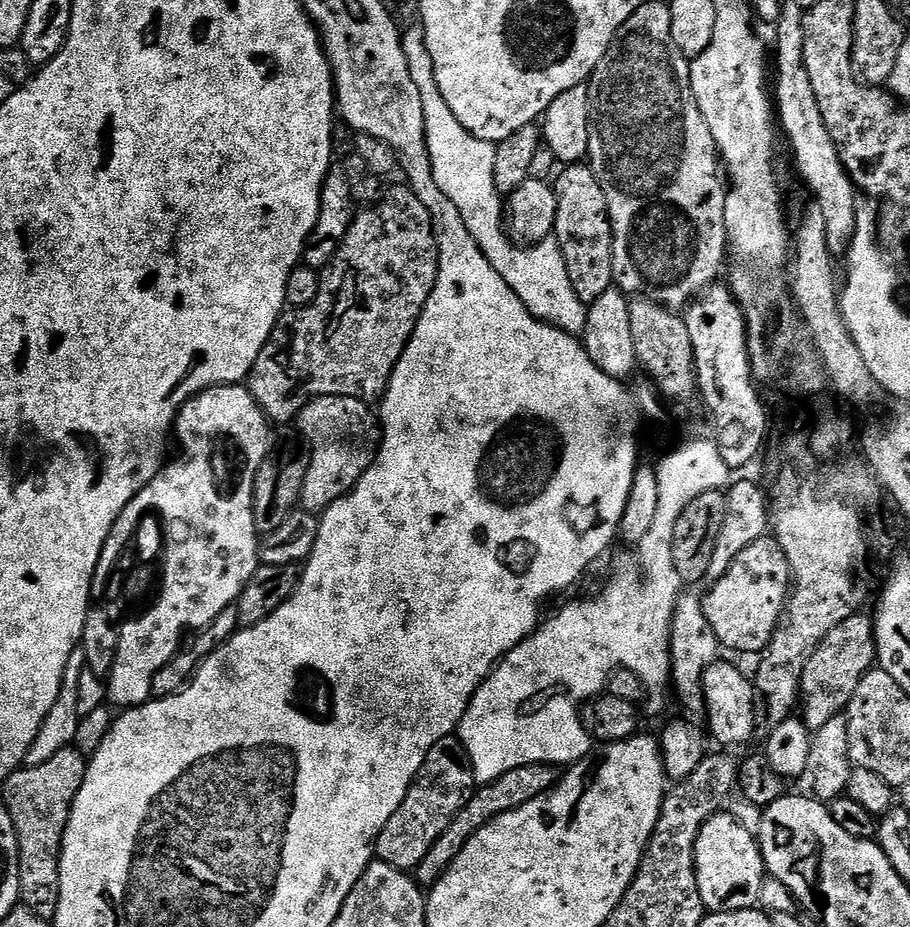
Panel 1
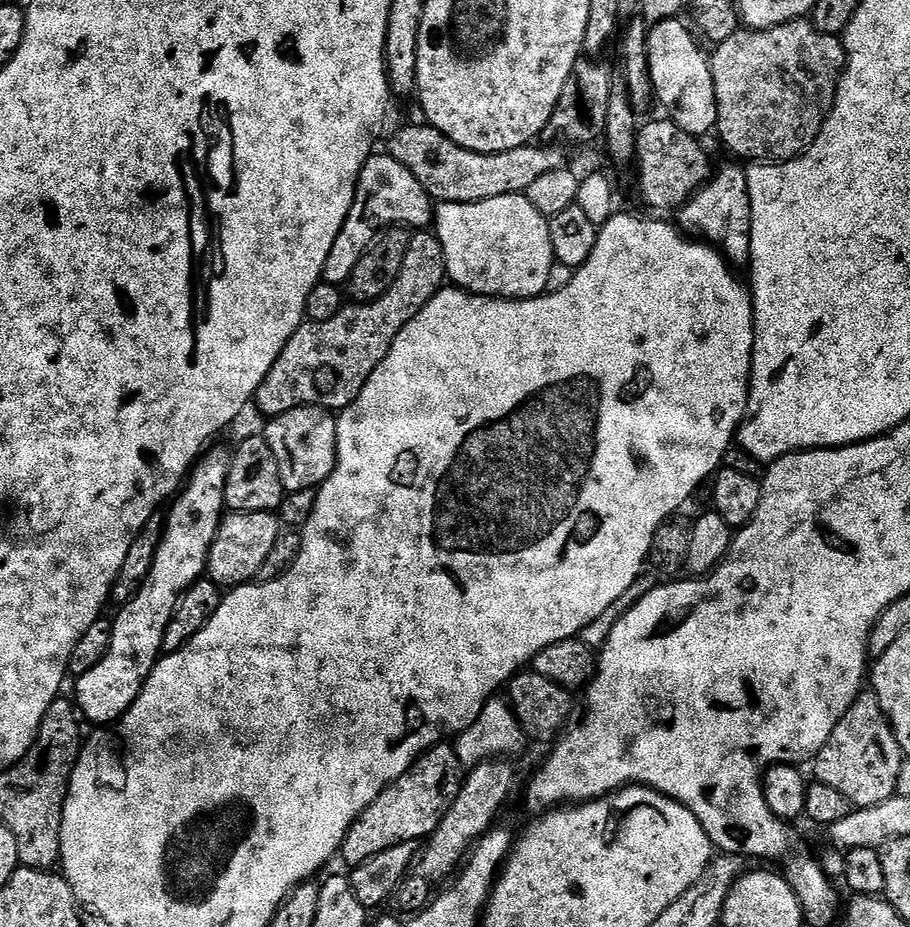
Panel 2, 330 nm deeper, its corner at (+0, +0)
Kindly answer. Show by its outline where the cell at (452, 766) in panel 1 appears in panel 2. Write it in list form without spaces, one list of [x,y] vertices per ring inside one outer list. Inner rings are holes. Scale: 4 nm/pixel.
[[[451,743],[429,748],[416,759],[411,770],[402,774],[402,778],[382,790],[382,794],[366,806],[354,826],[350,826],[344,845],[339,850],[339,859],[344,859],[348,866],[355,866],[374,858],[374,854],[382,854],[382,850],[390,850],[390,846],[416,844],[431,836],[438,822],[442,822],[446,810],[450,810],[454,798],[458,798],[465,775],[466,769]]]

